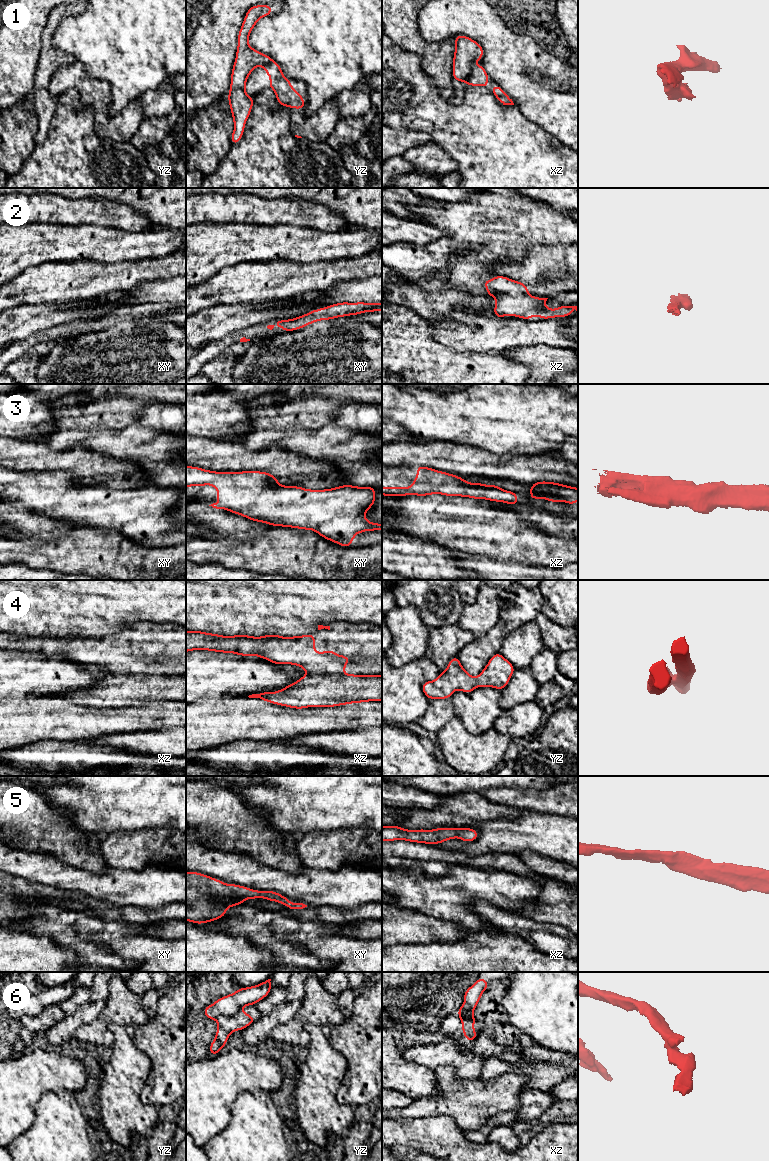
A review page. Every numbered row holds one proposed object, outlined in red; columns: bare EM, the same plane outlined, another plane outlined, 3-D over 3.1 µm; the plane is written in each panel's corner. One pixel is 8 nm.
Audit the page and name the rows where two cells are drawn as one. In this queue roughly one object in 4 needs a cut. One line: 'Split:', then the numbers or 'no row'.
Split: 1, 4, 6

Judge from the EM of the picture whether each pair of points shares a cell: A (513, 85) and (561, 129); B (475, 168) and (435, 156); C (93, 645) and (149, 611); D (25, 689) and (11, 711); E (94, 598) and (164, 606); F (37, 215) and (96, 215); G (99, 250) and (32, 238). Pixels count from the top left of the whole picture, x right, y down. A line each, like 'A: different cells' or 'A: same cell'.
A: same cell
B: different cells
C: different cells
D: different cells
E: same cell
F: same cell
G: same cell

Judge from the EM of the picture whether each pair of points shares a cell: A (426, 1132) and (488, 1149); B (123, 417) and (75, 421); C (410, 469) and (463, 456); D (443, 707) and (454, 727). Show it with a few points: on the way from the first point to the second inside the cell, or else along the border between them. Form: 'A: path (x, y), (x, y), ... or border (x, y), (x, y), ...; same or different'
A: path (441, 1138), (457, 1149), (473, 1149); same
B: path (111, 417), (87, 418); same
C: border (392, 465), (417, 465); different
D: border (454, 714), (437, 733); different

